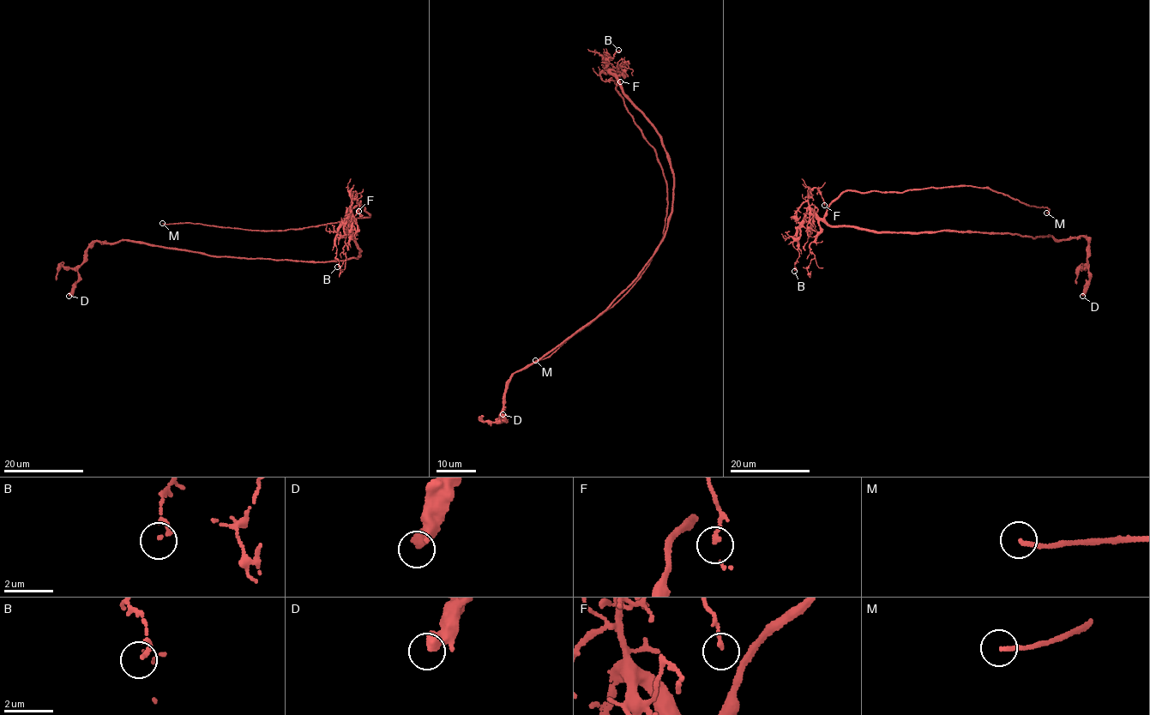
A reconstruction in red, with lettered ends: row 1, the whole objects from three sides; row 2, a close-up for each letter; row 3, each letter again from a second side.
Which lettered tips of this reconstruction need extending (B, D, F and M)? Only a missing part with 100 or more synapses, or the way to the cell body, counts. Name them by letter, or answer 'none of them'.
M

